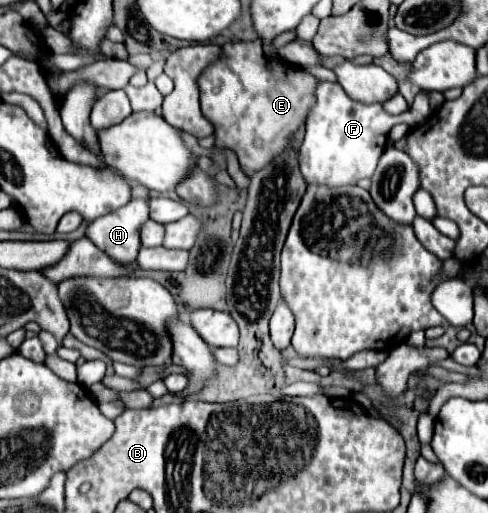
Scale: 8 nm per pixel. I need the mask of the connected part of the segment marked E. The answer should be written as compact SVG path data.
M261 40L223 44L223 58L219 58L215 66L207 66L207 70L199 74L201 110L203 116L215 126L215 146L235 152L245 174L263 170L265 162L271 162L271 158L275 158L275 154L279 154L279 150L283 150L283 146L287 146L295 132L305 124L307 114L315 104L317 84L319 80L305 68L293 66L285 60L279 62L279 66L267 66L267 62L263 62Z

